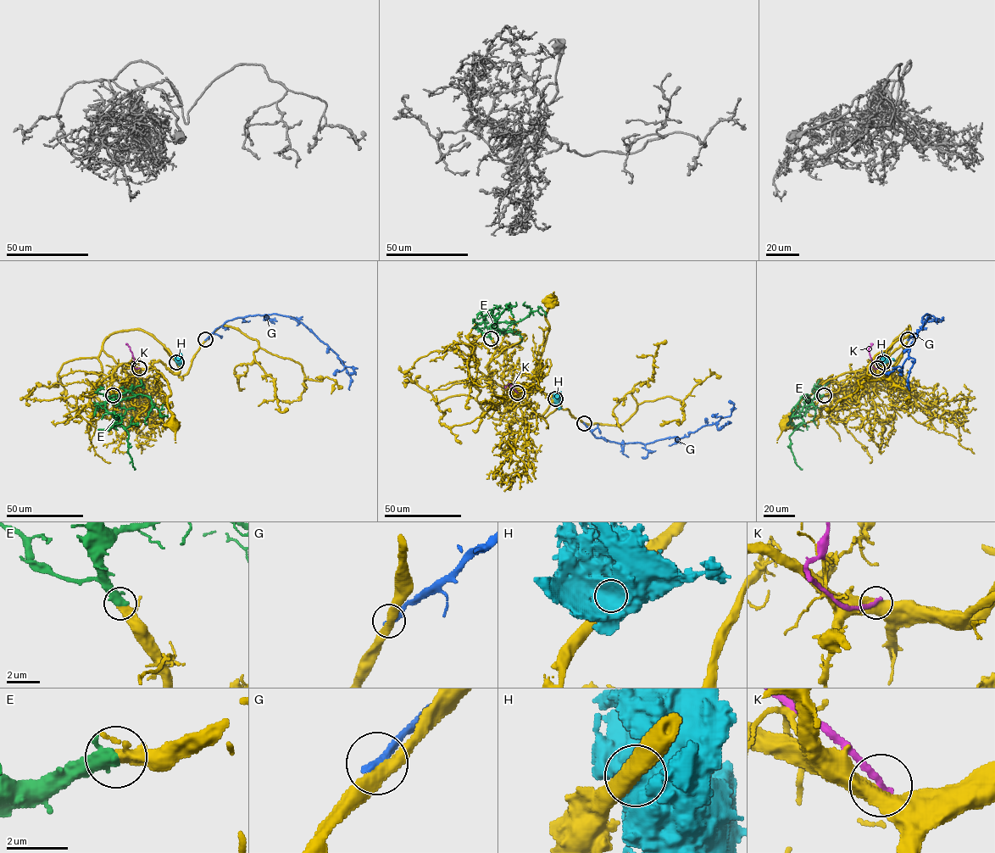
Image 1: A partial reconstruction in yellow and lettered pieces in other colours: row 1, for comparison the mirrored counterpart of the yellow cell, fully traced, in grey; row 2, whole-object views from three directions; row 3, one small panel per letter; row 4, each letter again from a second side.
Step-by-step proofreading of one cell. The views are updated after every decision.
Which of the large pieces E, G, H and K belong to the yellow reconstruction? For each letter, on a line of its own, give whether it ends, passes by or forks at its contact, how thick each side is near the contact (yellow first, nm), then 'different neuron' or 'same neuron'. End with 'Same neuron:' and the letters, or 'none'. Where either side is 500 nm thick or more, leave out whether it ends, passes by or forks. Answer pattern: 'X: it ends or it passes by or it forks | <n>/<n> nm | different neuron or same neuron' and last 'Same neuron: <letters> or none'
E: 320/550 nm | same neuron
G: it ends | 420/340 nm | different neuron
H: 500/900 nm | different neuron
K: 550/280 nm | different neuron
Same neuron: E

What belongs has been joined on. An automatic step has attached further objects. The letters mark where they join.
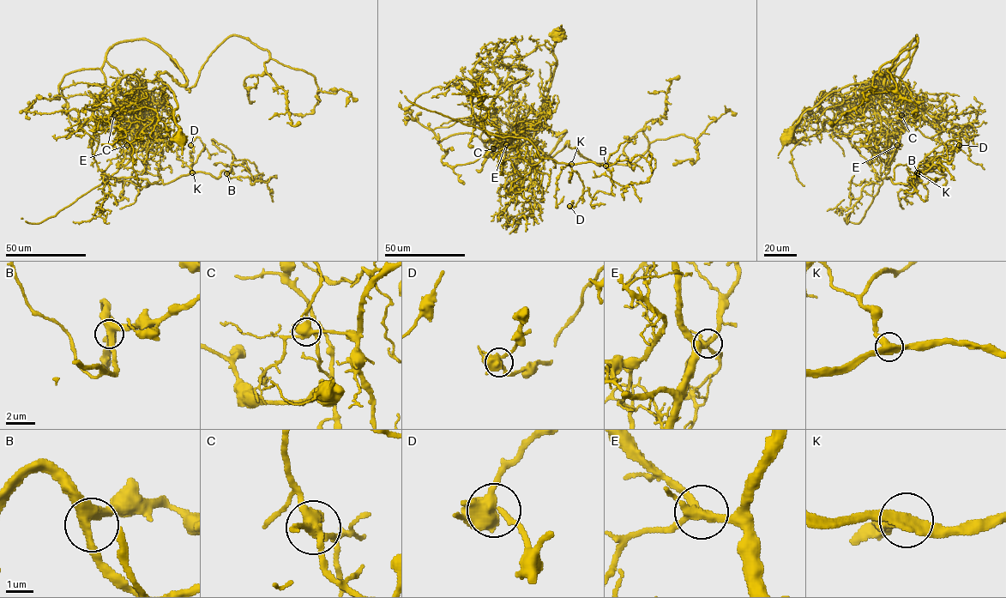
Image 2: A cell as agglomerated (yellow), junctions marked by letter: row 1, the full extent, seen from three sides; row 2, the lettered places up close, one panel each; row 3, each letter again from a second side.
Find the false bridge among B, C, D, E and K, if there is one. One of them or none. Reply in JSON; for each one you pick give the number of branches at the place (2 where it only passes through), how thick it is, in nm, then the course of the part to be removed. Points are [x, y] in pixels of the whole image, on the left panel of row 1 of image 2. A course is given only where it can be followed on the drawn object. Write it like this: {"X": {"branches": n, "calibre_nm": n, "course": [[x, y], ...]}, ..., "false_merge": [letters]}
{"C": {"branches": 4, "calibre_nm": 440, "course": [[114, 115], [131, 158], [110, 178], [165, 184], [224, 170], [252, 184], [276, 175], [251, 180]]}, "false_merge": ["C"]}

